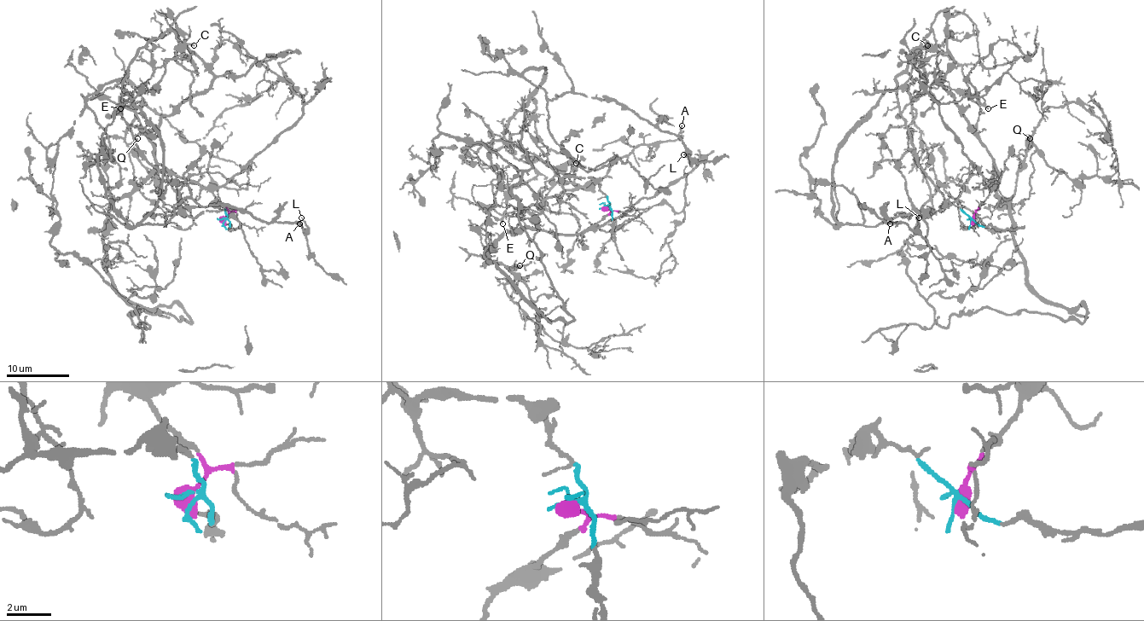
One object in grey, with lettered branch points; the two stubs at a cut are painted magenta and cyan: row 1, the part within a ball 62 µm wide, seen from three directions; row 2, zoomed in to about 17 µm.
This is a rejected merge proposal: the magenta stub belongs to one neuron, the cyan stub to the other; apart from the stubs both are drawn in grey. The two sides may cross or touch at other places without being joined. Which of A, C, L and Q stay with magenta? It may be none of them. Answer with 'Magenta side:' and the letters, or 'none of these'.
Magenta side: Q

